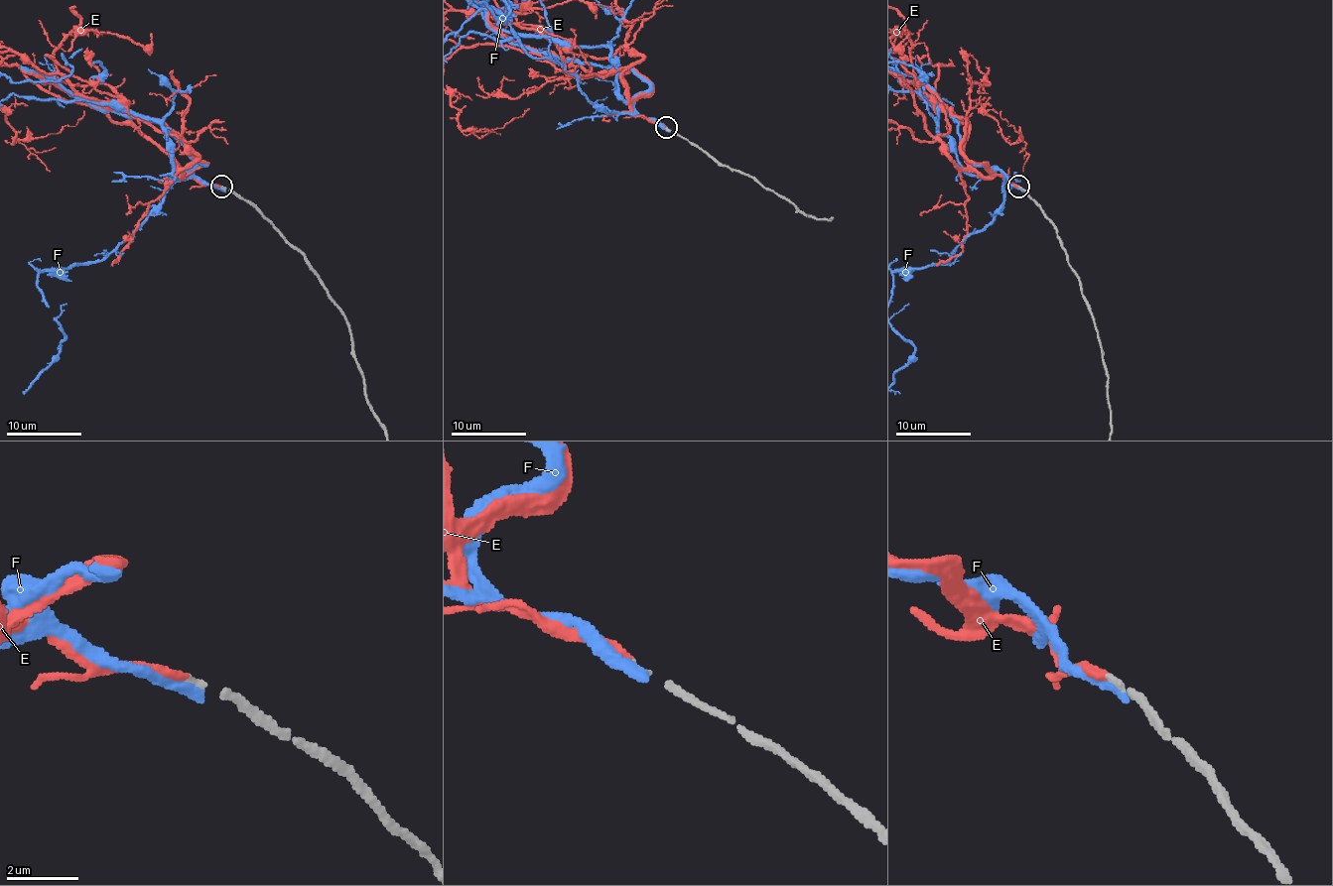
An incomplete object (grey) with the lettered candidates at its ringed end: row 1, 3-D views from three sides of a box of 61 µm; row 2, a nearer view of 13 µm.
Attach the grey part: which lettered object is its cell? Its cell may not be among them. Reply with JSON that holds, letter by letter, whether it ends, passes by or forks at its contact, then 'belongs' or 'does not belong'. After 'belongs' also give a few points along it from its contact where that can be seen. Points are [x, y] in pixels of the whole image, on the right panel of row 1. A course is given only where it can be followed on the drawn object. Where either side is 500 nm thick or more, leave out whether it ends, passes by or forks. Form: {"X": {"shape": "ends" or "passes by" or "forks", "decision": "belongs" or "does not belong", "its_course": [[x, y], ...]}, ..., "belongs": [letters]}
{"E": {"shape": "ends", "decision": "belongs"}, "F": {"shape": "ends", "decision": "does not belong"}, "belongs": ["E"]}

